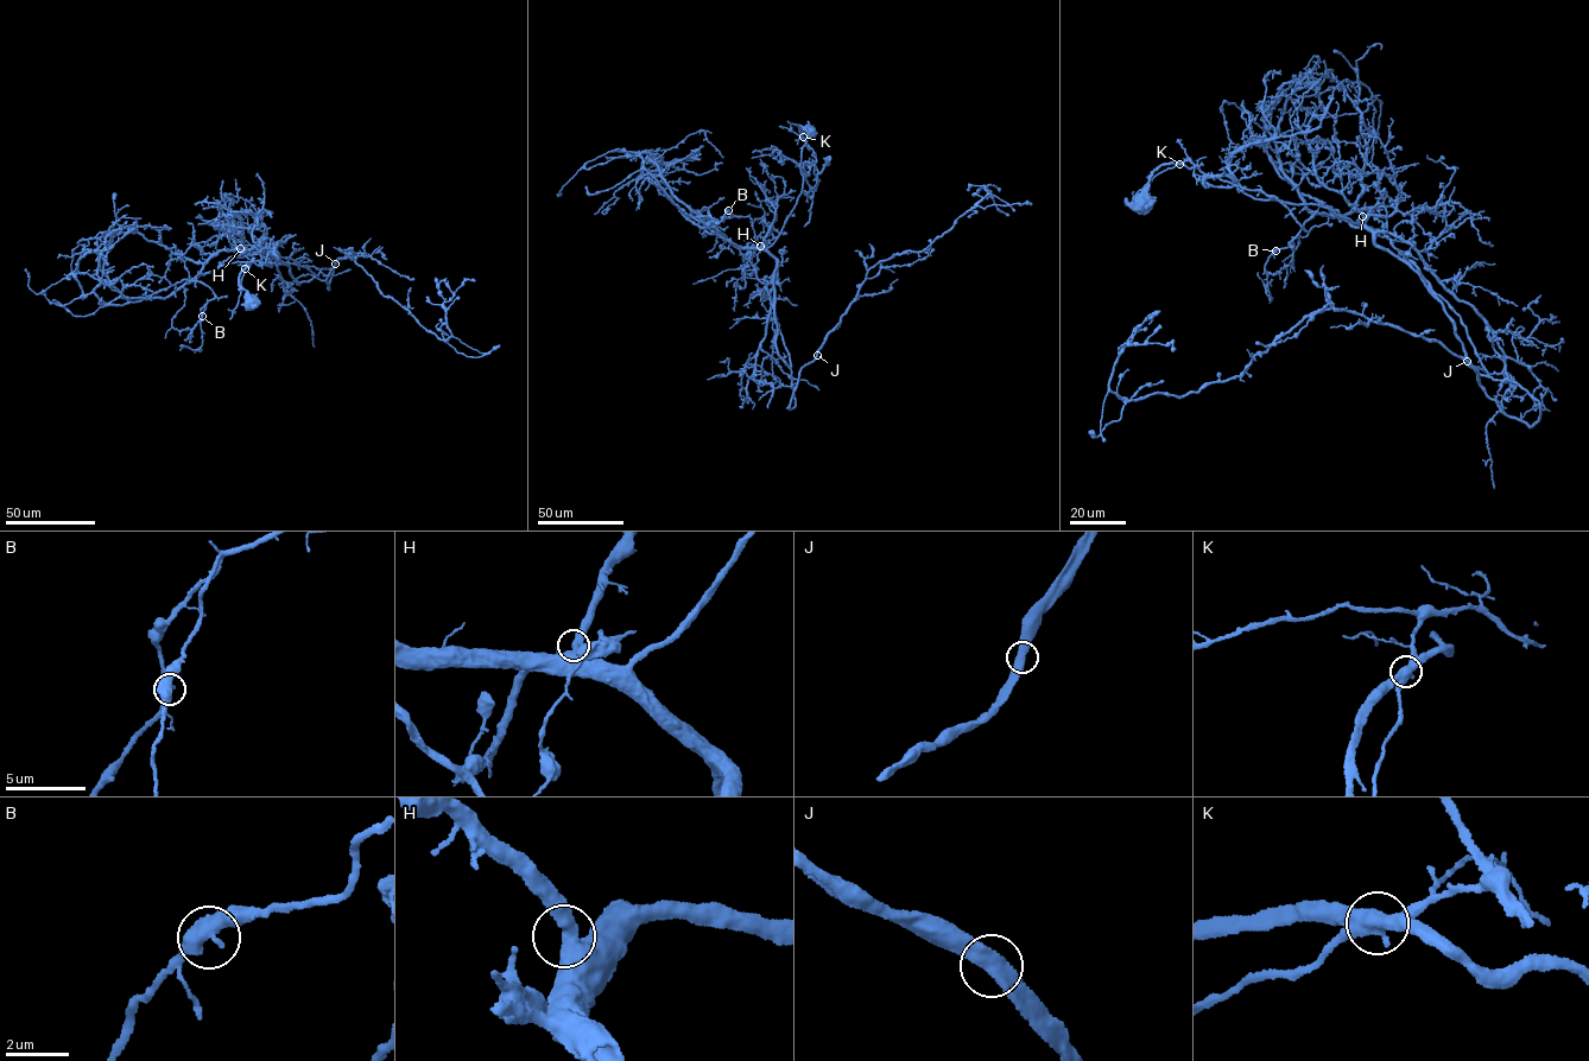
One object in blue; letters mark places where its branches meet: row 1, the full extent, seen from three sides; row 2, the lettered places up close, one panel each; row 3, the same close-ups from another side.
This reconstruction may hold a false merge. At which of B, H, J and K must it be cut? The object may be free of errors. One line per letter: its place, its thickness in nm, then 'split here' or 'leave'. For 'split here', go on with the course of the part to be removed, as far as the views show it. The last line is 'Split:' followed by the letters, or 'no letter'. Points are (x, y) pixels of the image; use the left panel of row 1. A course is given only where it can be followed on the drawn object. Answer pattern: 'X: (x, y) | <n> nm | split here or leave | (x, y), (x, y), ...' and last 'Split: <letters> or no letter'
B: (202, 316) | 550 nm | leave
H: (240, 248) | 500 nm | leave
J: (335, 264) | 500 nm | leave
K: (245, 268) | 500 nm | split here | (245, 268), (247, 262), (266, 262), (270, 249), (253, 240), (255, 214), (232, 211), (198, 224)
Split: K

